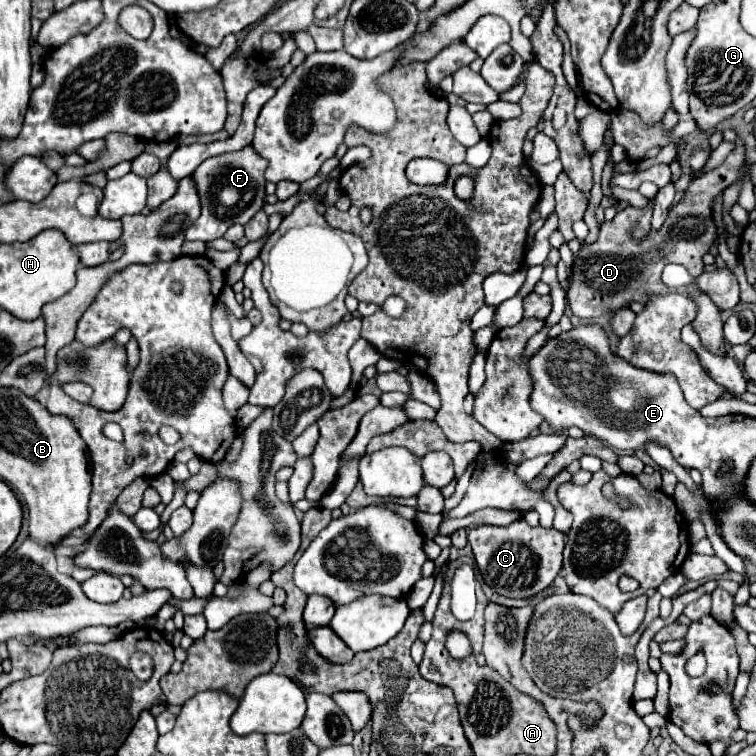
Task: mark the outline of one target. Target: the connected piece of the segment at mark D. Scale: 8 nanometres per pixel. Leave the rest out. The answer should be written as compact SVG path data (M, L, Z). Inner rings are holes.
M730 152L718 168L694 178L682 194L682 200L670 208L662 230L650 232L642 242L630 236L630 228L634 228L642 210L628 206L620 210L612 222L604 222L598 240L576 254L574 270L568 278L568 302L572 312L580 318L598 318L626 308L632 300L646 302L646 294L672 292L672 288L668 288L660 278L666 264L680 264L690 272L690 276L700 276L704 272L702 256L710 252L710 246L718 238L718 228L712 220L714 198L736 182L740 164L742 152Z

